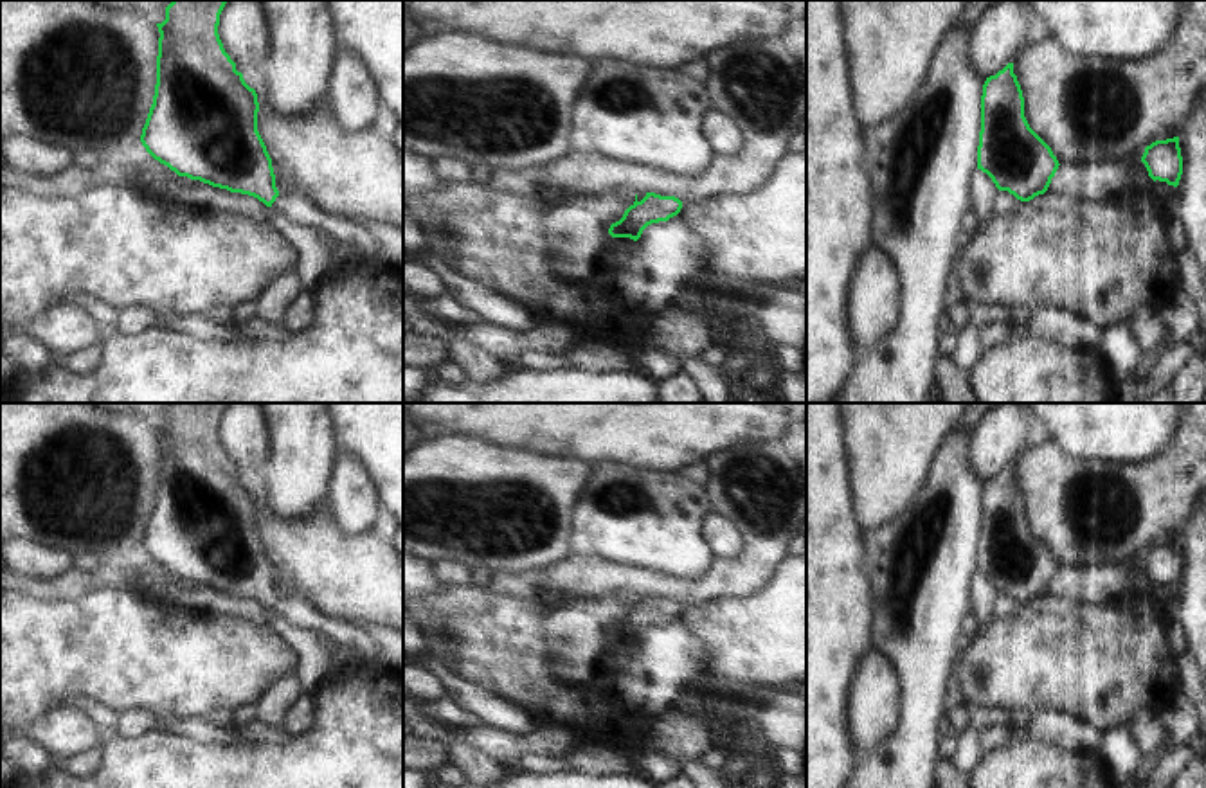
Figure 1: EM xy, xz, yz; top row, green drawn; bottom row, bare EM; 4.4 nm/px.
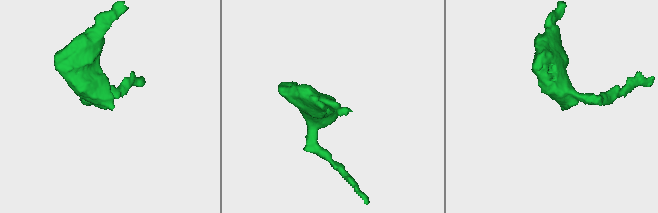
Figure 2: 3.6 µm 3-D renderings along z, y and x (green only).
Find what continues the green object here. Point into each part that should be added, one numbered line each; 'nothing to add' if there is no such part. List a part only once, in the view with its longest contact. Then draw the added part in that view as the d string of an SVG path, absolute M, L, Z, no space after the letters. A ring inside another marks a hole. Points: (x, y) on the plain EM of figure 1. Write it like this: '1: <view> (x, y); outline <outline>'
nothing to add

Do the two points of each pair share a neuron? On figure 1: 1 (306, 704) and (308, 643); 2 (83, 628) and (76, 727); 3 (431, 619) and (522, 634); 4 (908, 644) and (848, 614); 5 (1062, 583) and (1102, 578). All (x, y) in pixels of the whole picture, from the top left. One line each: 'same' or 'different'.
1: same
2: different
3: same
4: different
5: same

